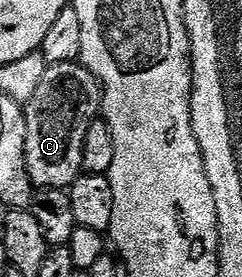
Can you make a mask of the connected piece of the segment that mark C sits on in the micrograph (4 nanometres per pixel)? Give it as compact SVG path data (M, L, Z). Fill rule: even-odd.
M80 62L51 64L35 97L24 104L27 117L27 173L34 188L65 191L83 174L83 141L103 111L100 83Z

